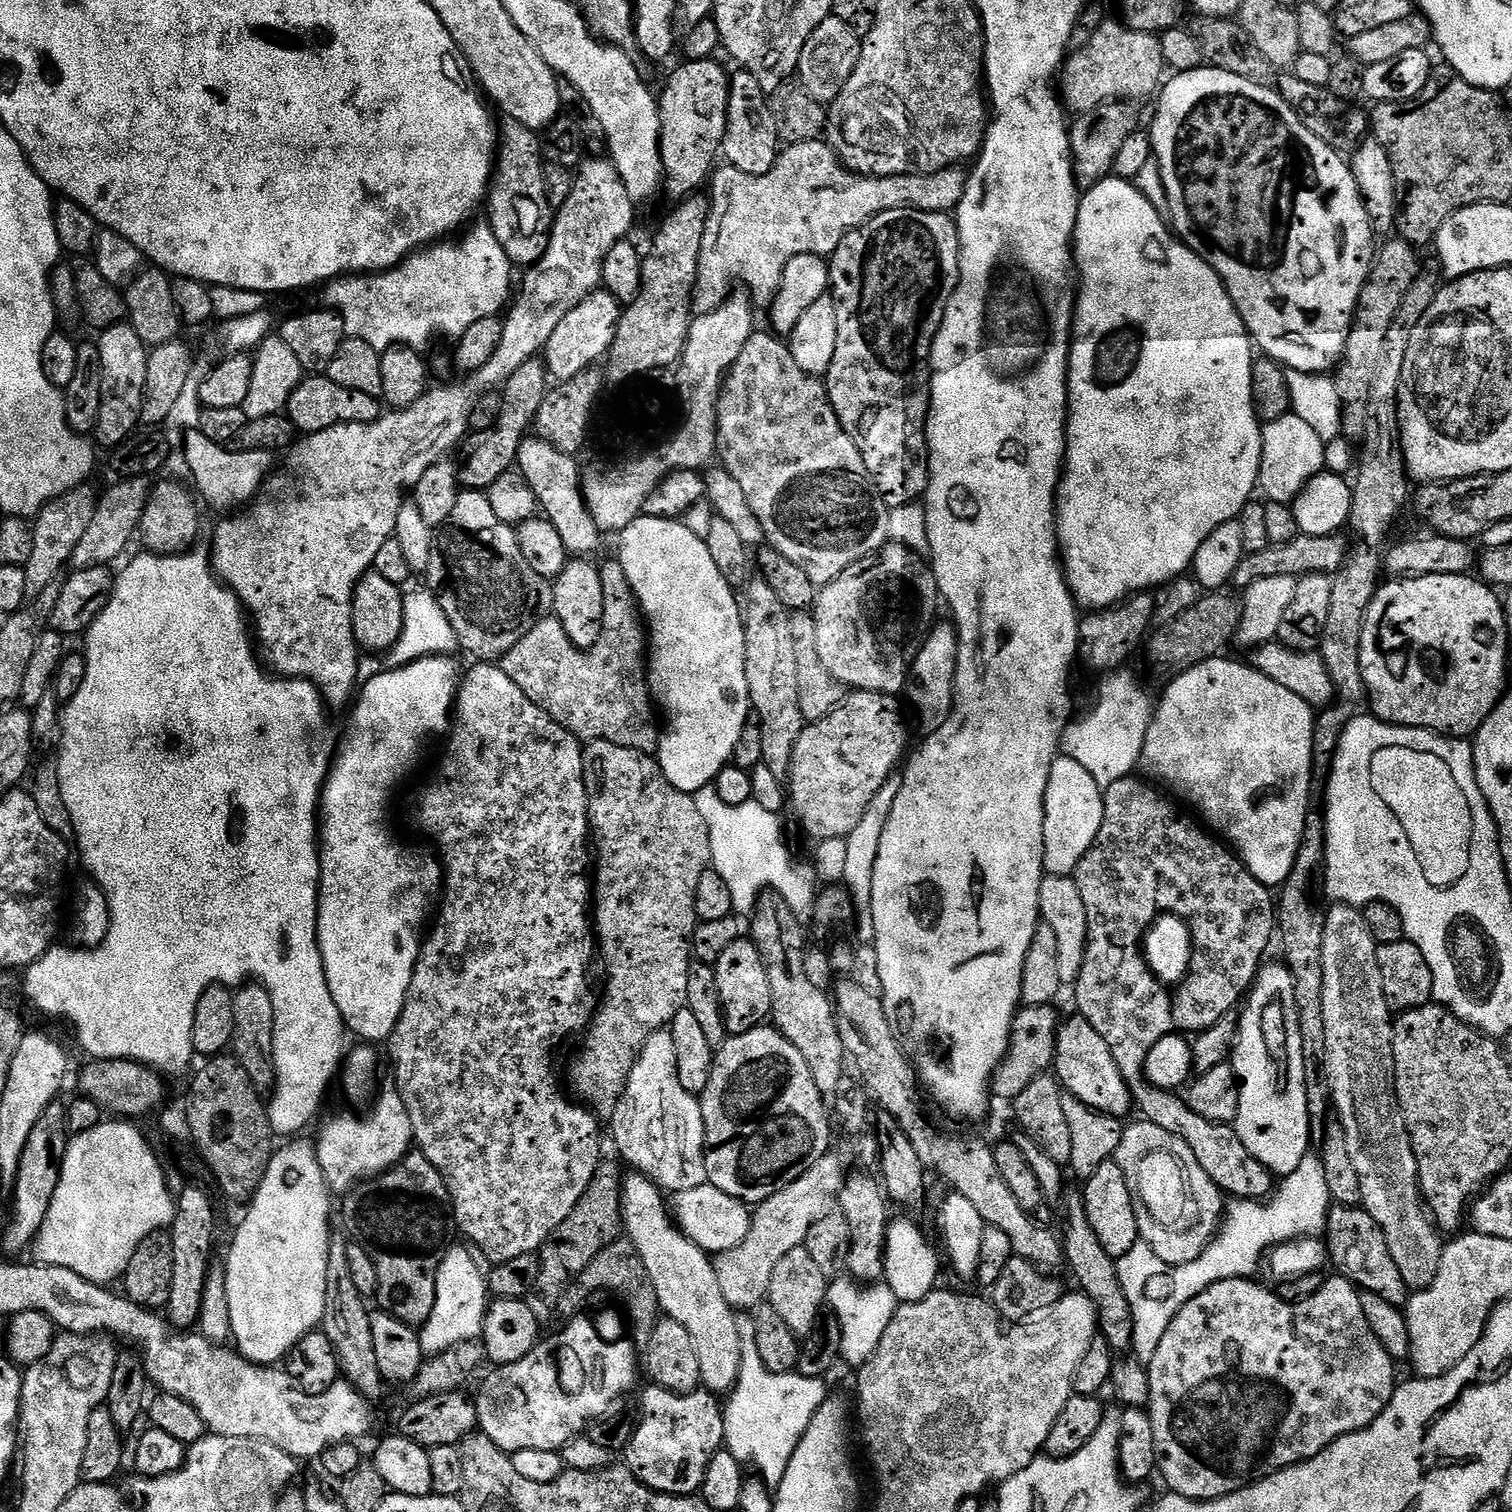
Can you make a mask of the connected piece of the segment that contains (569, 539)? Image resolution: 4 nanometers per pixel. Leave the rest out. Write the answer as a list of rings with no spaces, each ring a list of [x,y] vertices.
[[[529,434],[520,443],[515,463],[526,478],[543,515],[552,523],[554,530],[558,530],[565,553],[576,558],[588,558],[593,555],[591,552],[599,550],[602,533],[584,501],[582,471],[576,460],[575,455],[558,450],[549,440]]]

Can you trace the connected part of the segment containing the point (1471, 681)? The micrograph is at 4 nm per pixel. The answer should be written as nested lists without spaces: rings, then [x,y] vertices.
[[[1450,574],[1405,576],[1392,578],[1387,582],[1389,584],[1381,583],[1377,587],[1375,596],[1369,604],[1368,612],[1365,614],[1364,629],[1362,630],[1360,669],[1362,670],[1364,691],[1367,693],[1366,700],[1370,705],[1371,715],[1384,721],[1385,724],[1396,724],[1398,727],[1425,728],[1440,736],[1475,737],[1476,731],[1482,726],[1482,722],[1486,722],[1486,718],[1499,704],[1501,696],[1506,691],[1504,683],[1508,680],[1508,620],[1504,617],[1504,608],[1500,605],[1499,598],[1495,596],[1497,593],[1483,580],[1472,574],[1463,576],[1451,576]]]

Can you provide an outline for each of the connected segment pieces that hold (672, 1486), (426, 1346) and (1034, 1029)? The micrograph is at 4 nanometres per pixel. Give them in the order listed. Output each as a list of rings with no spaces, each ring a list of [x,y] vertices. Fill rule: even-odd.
[[[648,1386],[640,1396],[640,1424],[632,1429],[632,1441],[626,1449],[626,1466],[640,1479],[641,1484],[653,1492],[664,1492],[668,1496],[696,1496],[704,1487],[706,1470],[712,1455],[721,1451],[724,1441],[724,1409],[721,1401],[707,1390],[694,1392],[671,1392],[665,1388]]]
[[[449,1247],[440,1263],[436,1279],[434,1310],[419,1329],[420,1345],[429,1357],[440,1355],[458,1344],[475,1341],[484,1331],[484,1316],[488,1313],[490,1293],[485,1273],[476,1265],[477,1257],[464,1248]]]
[[[1052,1004],[1042,1006],[1024,1006],[1017,1011],[1012,1023],[1012,1033],[1008,1039],[1008,1052],[1003,1062],[992,1075],[991,1095],[1000,1100],[1014,1102],[1030,1082],[1045,1075],[1053,1067],[1056,1059],[1056,1020],[1055,1007]]]

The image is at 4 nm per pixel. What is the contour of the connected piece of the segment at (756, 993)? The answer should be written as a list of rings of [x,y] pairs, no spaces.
[[[751,938],[734,941],[723,952],[722,958],[716,960],[714,971],[716,971],[716,992],[720,995],[718,1008],[722,1013],[724,1031],[728,1036],[746,1034],[750,1030],[761,1027],[771,1017],[768,965],[765,953],[756,941]]]

